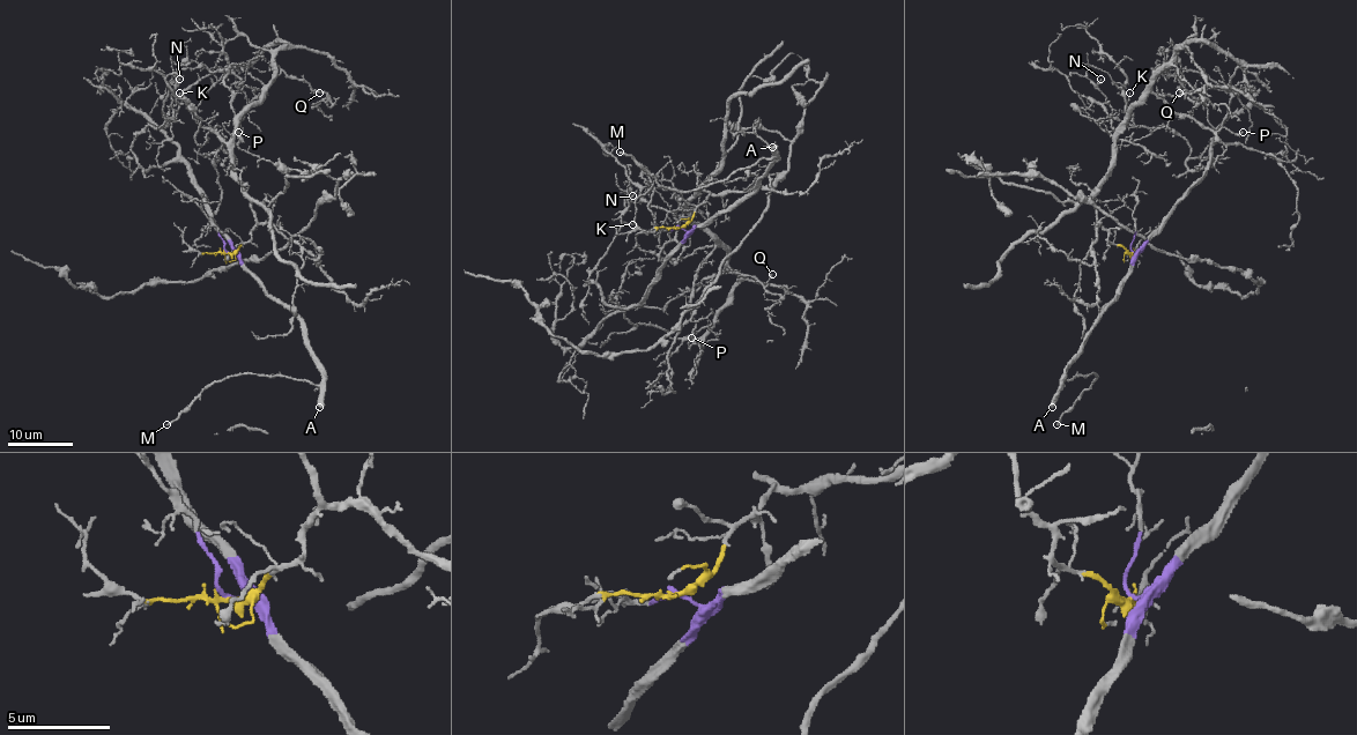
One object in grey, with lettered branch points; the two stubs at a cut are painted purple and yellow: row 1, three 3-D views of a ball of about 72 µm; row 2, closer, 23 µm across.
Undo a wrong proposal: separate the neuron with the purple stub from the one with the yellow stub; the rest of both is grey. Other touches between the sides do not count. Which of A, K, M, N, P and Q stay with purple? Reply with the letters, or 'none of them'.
A, K, M, N

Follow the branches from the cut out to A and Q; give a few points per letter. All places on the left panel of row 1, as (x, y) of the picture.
A: (227, 252), (235, 253), (268, 294), (301, 323), (310, 357), (321, 373), (320, 407)
Q: (227, 252), (249, 240), (256, 222), (244, 184), (232, 165), (236, 123), (259, 99), (276, 66), (318, 93)

